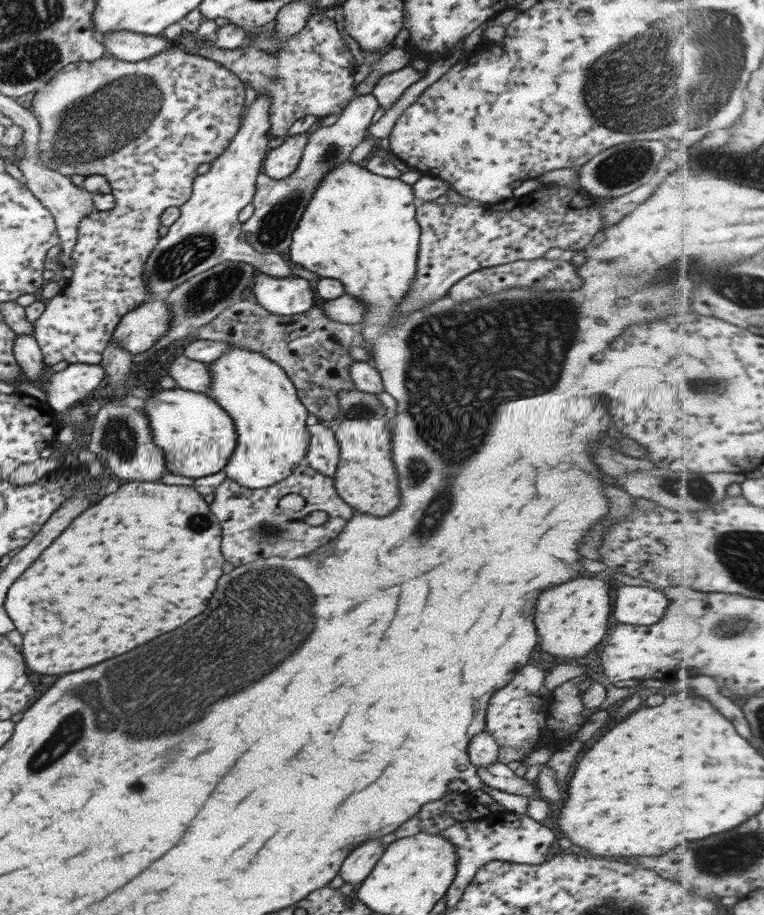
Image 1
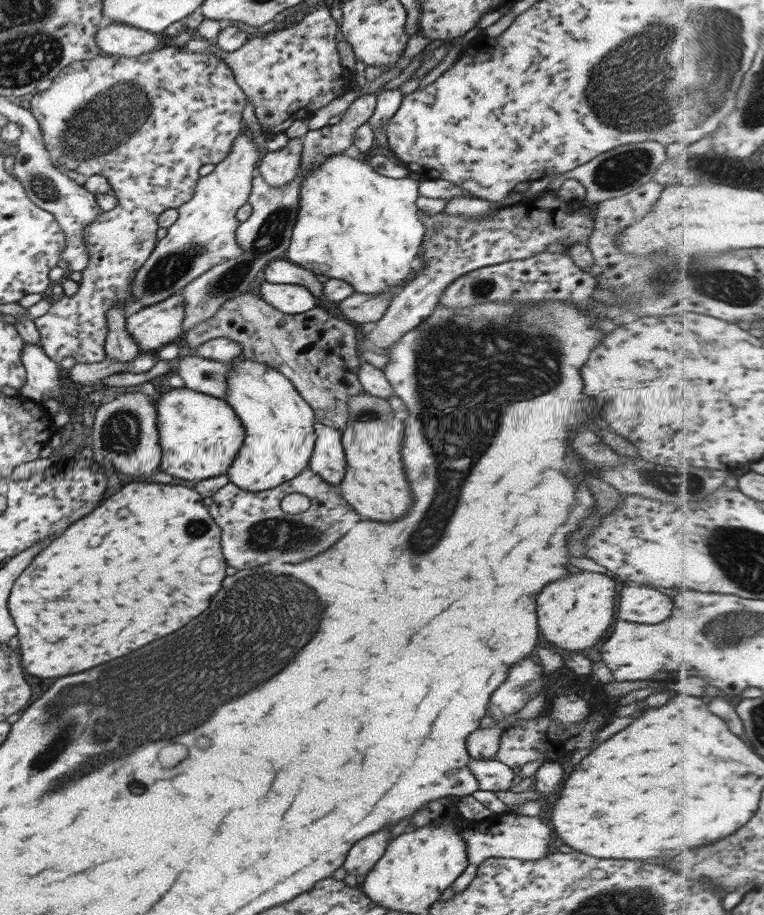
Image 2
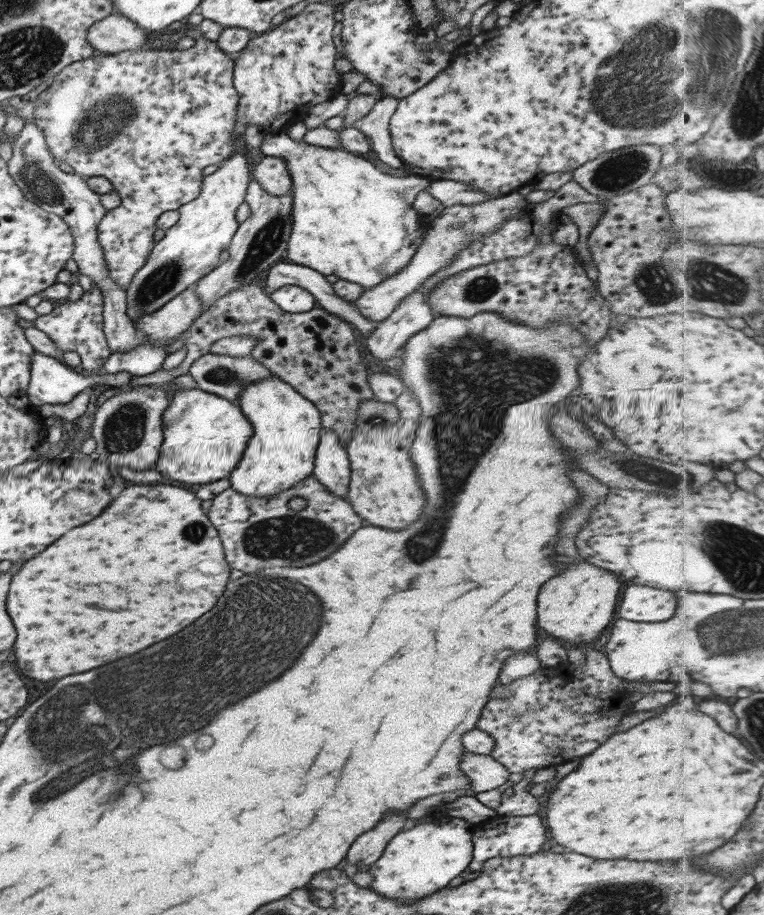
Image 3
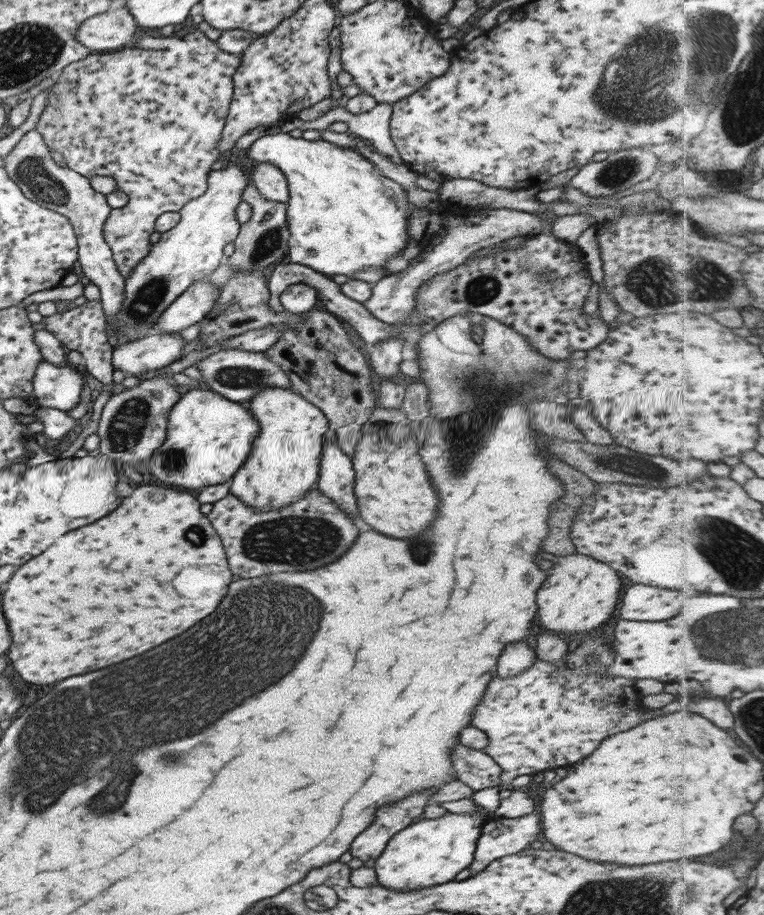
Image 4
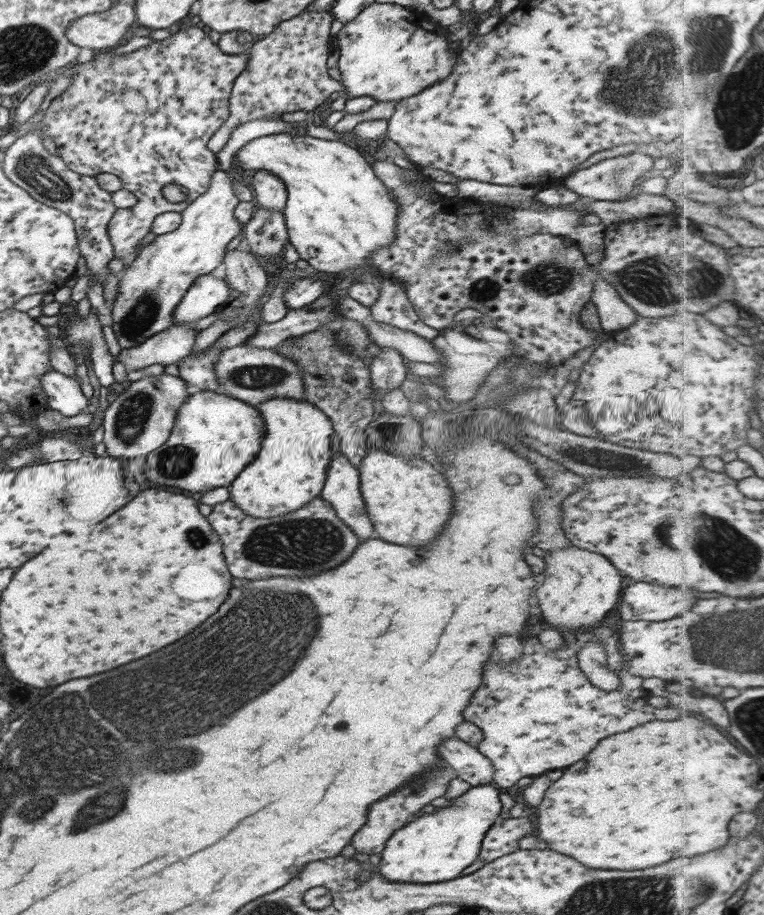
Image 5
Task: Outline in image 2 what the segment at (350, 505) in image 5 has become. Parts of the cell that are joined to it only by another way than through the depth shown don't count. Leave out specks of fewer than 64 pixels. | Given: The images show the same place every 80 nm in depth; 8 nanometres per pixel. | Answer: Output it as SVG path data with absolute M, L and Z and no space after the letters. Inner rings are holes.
M313 423L313 430L315 440L308 460L308 469L337 488L345 468L340 431L321 423Z

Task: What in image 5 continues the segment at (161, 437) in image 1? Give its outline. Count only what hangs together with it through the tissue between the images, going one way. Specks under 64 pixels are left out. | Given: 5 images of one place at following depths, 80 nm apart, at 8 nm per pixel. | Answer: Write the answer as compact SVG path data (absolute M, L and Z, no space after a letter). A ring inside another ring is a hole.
M216 391L190 394L175 413L167 440L146 456L142 473L151 482L192 493L228 487L239 470L254 459L264 432L264 422L255 406Z

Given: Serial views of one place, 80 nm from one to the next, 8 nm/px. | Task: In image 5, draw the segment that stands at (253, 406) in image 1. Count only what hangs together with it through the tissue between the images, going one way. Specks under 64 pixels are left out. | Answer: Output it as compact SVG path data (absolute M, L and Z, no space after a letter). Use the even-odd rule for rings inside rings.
M273 397L255 406L264 422L261 448L253 462L228 484L229 499L246 515L271 518L296 511L319 497L330 459L330 420L305 400Z

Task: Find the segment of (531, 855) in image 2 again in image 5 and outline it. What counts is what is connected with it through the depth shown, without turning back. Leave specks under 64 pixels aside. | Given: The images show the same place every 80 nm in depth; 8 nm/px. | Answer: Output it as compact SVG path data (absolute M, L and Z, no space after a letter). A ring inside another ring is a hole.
M529 817L511 818L498 822L495 820L481 841L478 860L489 863L500 856L516 851L517 840L533 834L533 822Z

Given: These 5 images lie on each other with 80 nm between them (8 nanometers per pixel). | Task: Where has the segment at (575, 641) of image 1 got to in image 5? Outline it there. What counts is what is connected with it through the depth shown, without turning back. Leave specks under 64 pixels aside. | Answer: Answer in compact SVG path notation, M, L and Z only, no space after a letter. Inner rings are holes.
M566 546L565 550L555 550L545 556L543 584L535 590L540 614L547 627L561 630L593 626L619 600L621 576L600 554L593 554L582 548Z

